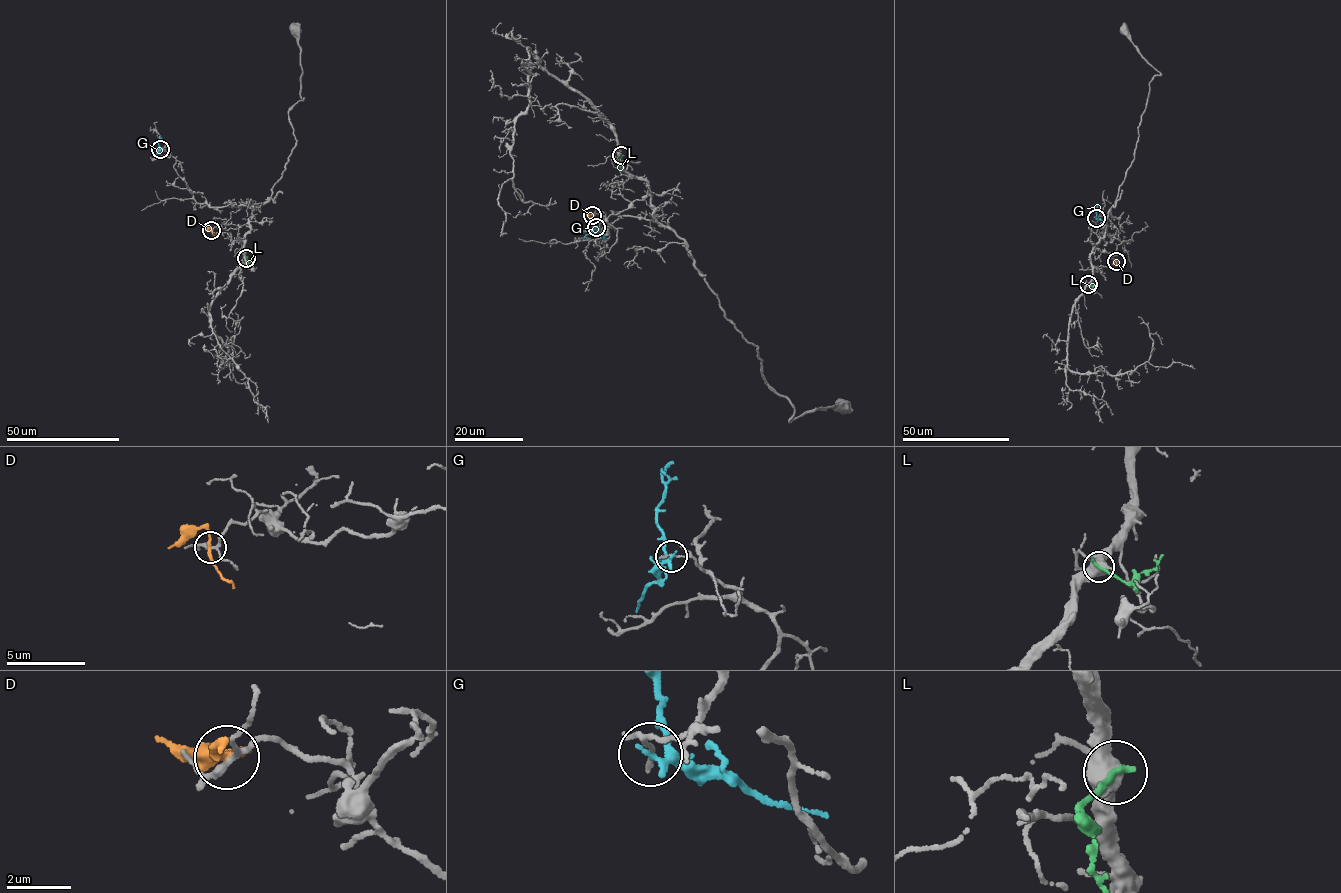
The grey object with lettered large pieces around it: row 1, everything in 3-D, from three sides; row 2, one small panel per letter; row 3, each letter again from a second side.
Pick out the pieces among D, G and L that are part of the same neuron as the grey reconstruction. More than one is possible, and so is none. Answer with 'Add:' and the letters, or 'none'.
Add: none

